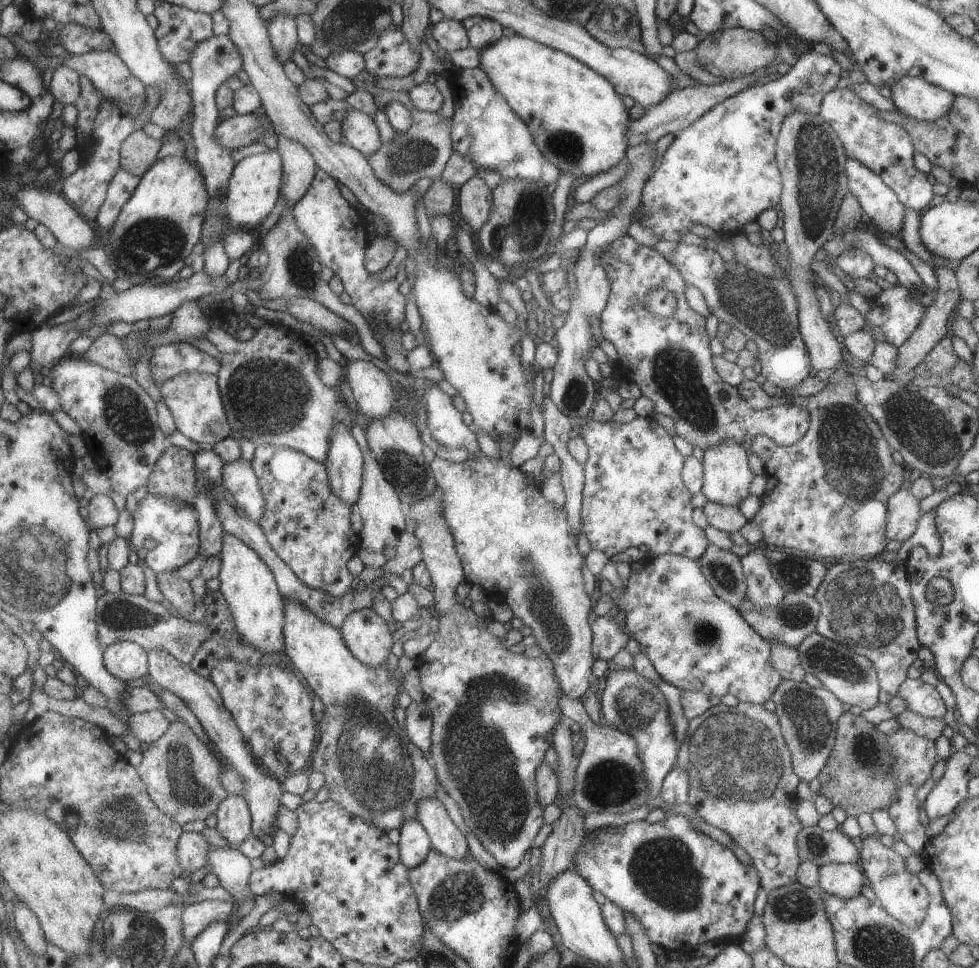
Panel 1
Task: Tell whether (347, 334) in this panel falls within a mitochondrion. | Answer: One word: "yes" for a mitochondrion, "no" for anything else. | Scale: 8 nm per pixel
no

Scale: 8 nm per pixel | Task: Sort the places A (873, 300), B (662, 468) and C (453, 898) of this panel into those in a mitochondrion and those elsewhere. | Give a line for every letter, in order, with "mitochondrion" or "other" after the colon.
A: other
B: other
C: mitochondrion

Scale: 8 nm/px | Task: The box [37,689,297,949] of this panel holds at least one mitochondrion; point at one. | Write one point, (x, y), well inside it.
(122, 822)

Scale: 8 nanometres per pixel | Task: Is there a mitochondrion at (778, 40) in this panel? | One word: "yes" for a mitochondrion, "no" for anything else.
no

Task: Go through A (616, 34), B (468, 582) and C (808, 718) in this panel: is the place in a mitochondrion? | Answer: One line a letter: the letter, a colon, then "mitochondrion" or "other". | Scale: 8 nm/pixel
A: mitochondrion
B: other
C: mitochondrion

